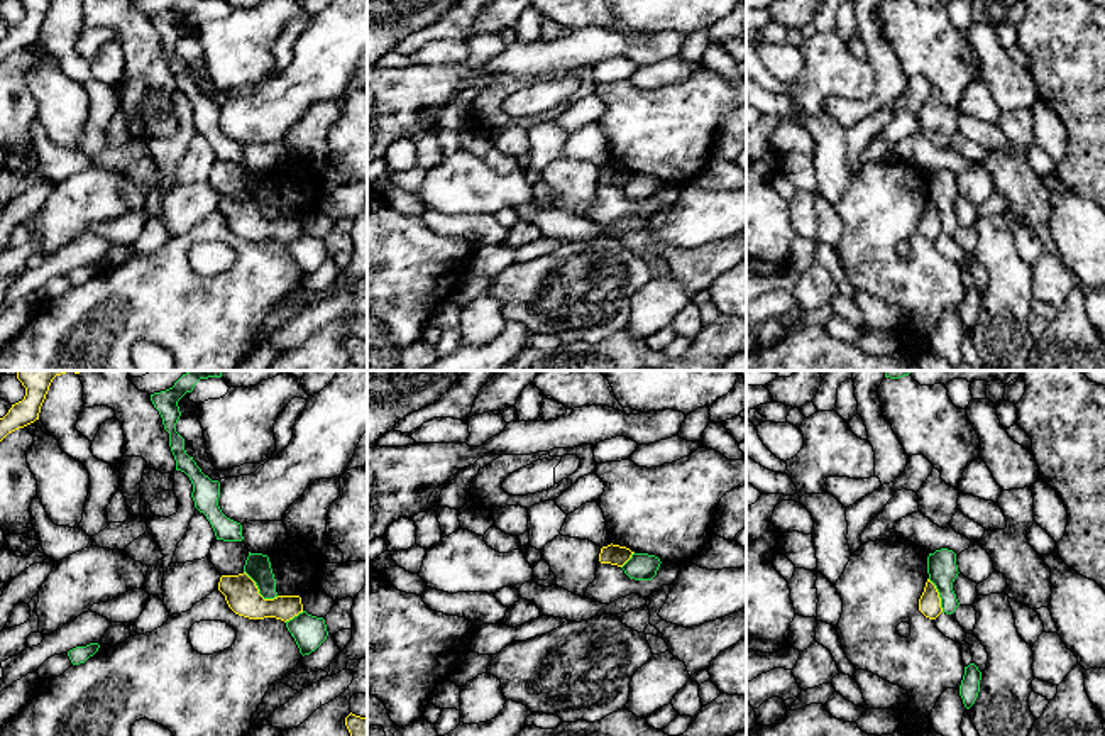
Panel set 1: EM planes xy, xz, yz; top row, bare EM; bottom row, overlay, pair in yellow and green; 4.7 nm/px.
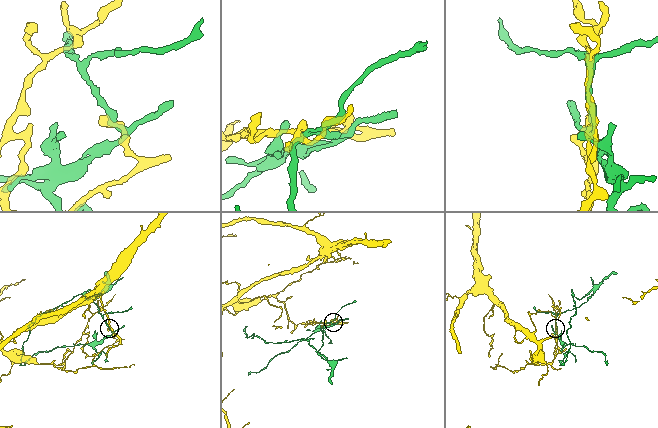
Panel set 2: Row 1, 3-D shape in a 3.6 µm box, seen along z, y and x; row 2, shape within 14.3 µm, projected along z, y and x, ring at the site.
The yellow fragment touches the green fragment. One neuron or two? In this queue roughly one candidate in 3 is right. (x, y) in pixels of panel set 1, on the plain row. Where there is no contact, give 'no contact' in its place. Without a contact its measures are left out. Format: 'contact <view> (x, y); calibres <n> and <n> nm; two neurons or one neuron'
contact xy (258, 212); calibres 160 and 120 nm; two neurons

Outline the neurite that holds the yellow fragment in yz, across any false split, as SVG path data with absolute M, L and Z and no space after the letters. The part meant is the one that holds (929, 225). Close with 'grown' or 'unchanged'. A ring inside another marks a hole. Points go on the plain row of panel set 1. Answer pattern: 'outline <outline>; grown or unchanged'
outline M929 200L919 220L919 232L929 240L936 240L943 233L939 213Z; unchanged

